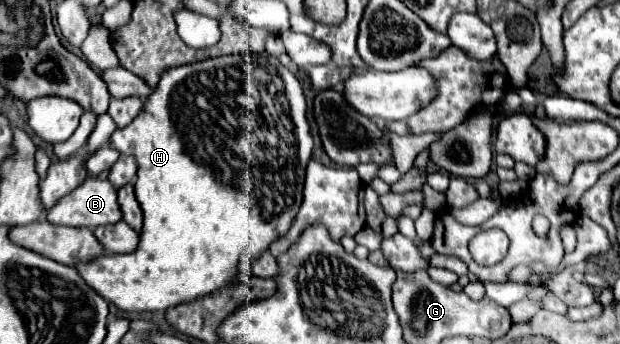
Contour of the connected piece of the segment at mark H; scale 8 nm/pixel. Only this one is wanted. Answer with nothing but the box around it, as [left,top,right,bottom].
[75,53,313,311]

